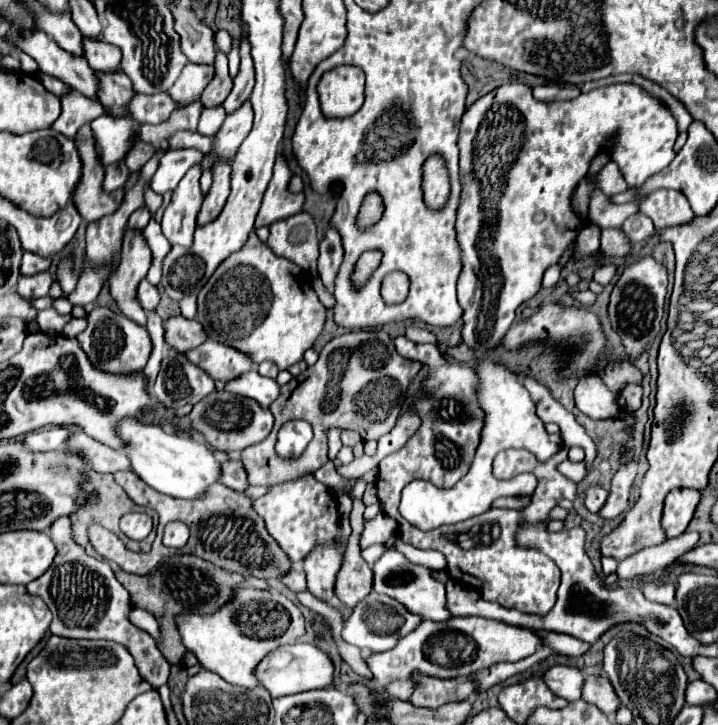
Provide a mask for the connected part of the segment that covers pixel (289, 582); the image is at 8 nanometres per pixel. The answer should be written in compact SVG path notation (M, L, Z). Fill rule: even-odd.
M291 569L281 581L283 581L291 591L295 591L295 593L307 591L307 585L305 585L305 573L303 573L303 571L295 571L295 569Z

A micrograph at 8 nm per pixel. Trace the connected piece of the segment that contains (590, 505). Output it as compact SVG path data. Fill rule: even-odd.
M591 487L591 489L587 491L587 497L585 497L587 509L589 509L591 513L597 513L597 511L603 507L607 495L609 495L609 493L607 493L603 487Z

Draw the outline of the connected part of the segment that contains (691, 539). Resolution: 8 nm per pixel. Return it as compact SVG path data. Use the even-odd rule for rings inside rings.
M687 531L675 539L669 539L661 545L641 549L639 553L631 555L629 559L621 561L617 567L617 575L621 581L631 581L635 577L647 577L661 569L665 569L669 563L673 563L675 557L683 555L685 551L693 549L699 541L697 531Z

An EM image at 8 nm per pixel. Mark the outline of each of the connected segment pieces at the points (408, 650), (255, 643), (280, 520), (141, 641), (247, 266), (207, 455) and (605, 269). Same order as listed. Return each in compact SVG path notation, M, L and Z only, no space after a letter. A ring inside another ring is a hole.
M451 617L449 621L423 621L413 633L401 637L401 641L383 653L371 653L367 661L373 679L369 691L383 703L389 698L387 683L393 679L407 679L409 673L419 673L427 677L441 679L461 679L469 677L481 669L491 667L501 661L519 661L535 653L541 639L529 629L503 625L501 621L489 621L481 617Z
M237 589L235 599L215 615L179 615L177 627L183 645L195 653L199 665L217 673L227 683L237 687L259 687L255 667L273 649L295 643L305 635L305 619L299 607L281 593L259 589Z
M313 475L283 485L273 485L267 495L255 499L253 509L265 519L267 531L281 545L281 549L285 549L291 561L303 561L315 543L331 541L339 533L339 511L333 491L327 485L315 481Z
M61 517L57 519L49 529L51 539L55 541L59 555L55 557L53 565L35 581L27 585L27 591L31 595L37 595L45 601L49 611L53 613L51 621L51 633L59 637L71 637L71 639L111 639L121 645L133 655L141 677L151 683L155 689L167 683L169 679L169 661L161 655L157 645L153 643L153 637L139 627L135 627L129 621L129 611L133 609L129 591L115 579L113 569L103 563L101 559L95 559L85 553L85 549L75 543L71 535L71 519Z
M255 231L249 235L245 247L229 255L213 273L213 277L205 283L205 287L199 291L197 307L199 309L195 319L203 325L203 329L211 339L249 353L255 365L269 359L277 363L279 369L287 369L303 359L303 353L311 349L317 337L321 335L327 319L327 309L321 305L321 301L313 291L311 273L297 267L289 259L275 255L267 243L259 241Z
M123 419L119 433L129 443L123 453L131 459L133 471L163 495L177 499L197 499L203 497L209 485L217 483L221 477L221 459L217 459L217 455L203 443L191 441L191 437L165 433L157 425L143 425L135 419Z
M607 263L607 265L601 265L601 267L595 271L593 281L597 281L599 285L605 287L605 285L613 279L613 275L615 275L615 265L613 265L613 263Z

